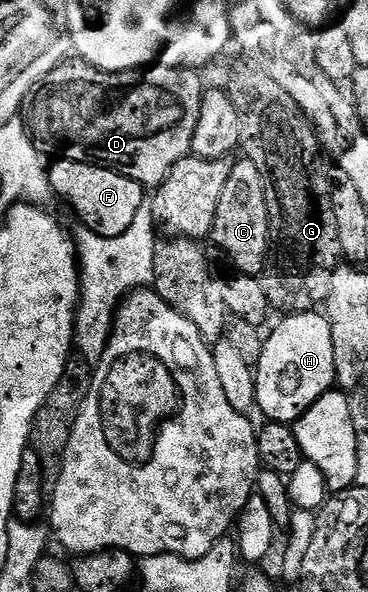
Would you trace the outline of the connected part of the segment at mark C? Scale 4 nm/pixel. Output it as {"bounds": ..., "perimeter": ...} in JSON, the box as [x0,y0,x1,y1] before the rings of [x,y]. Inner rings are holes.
{"bounds":[210,159,271,277],"perimeter":[[[239,159],[229,171],[229,180],[221,190],[221,199],[217,203],[217,219],[211,228],[210,240],[214,248],[223,252],[224,258],[235,264],[234,268],[250,277],[259,277],[267,268],[271,252],[271,224],[269,207],[265,199],[265,187],[261,171],[252,161]]]}

